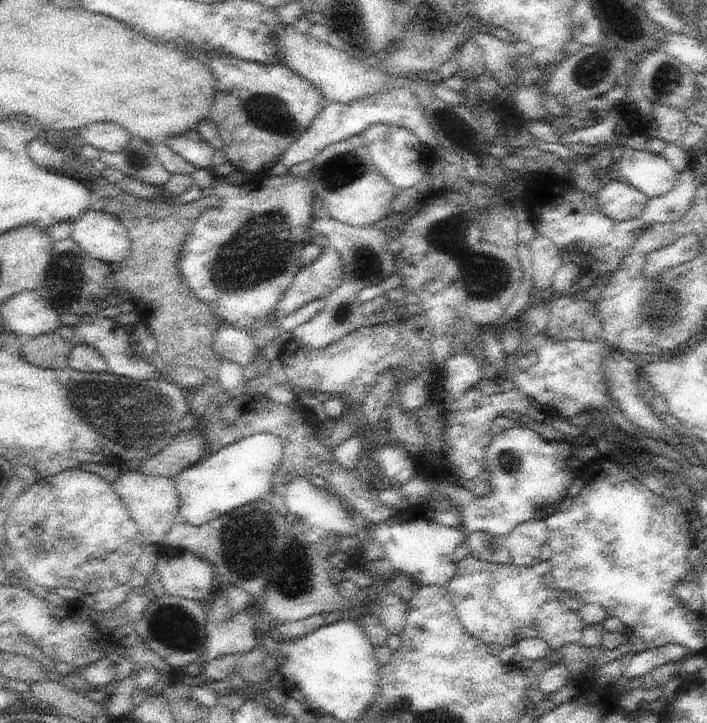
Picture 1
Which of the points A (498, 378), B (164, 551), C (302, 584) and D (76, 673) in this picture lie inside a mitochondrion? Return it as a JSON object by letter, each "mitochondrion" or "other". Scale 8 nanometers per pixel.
{"A":"other","B":"other","C":"mitochondrion","D":"other"}

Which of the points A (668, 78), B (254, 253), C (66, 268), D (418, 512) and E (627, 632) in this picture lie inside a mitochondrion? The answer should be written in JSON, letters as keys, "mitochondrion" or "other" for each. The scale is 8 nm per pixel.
{"A":"mitochondrion","B":"mitochondrion","C":"mitochondrion","D":"other","E":"other"}

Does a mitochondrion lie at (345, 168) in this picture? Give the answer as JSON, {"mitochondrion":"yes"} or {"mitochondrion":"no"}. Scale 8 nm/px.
{"mitochondrion":"yes"}

